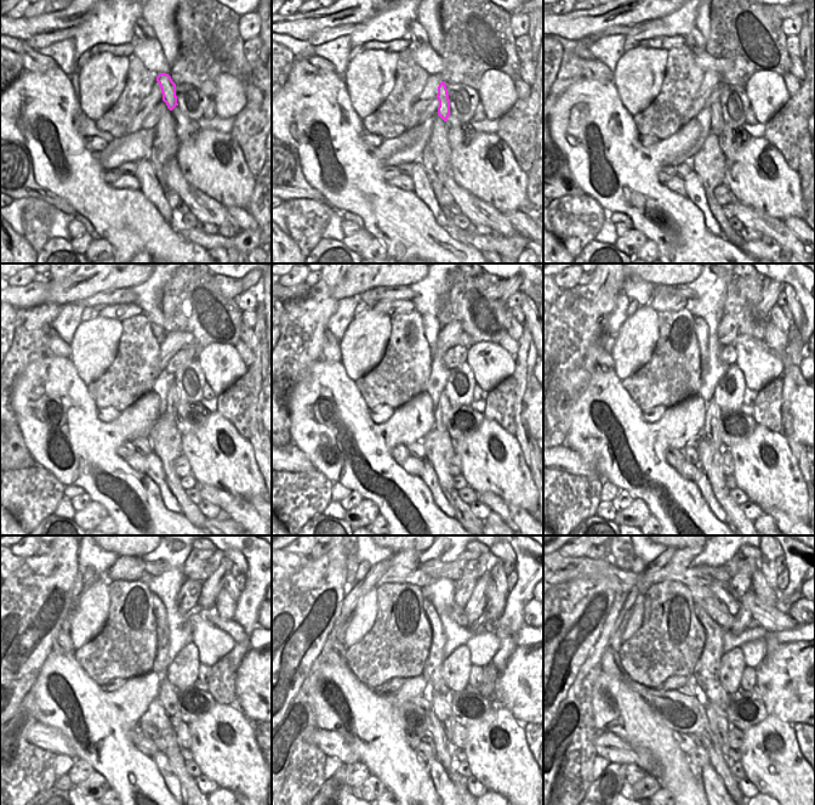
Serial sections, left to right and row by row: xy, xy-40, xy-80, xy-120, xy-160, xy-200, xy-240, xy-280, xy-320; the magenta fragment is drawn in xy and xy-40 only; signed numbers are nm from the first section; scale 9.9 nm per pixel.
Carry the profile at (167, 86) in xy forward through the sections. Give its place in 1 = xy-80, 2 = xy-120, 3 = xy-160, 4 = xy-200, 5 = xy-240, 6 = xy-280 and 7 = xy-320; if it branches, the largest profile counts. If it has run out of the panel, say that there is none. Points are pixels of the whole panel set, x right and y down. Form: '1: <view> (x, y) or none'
1: xy-80 (717, 123)
2: xy-120 (174, 397)
3: xy-160 (442, 413)
4: xy-200 (711, 432)
5: xy-240 (167, 693)
6: xy-280 (440, 703)
7: xy-320 (718, 724)

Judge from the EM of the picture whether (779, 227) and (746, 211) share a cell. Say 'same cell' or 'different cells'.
same cell

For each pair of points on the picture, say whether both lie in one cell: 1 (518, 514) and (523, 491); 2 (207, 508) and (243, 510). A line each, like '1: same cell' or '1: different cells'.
1: different cells
2: different cells

